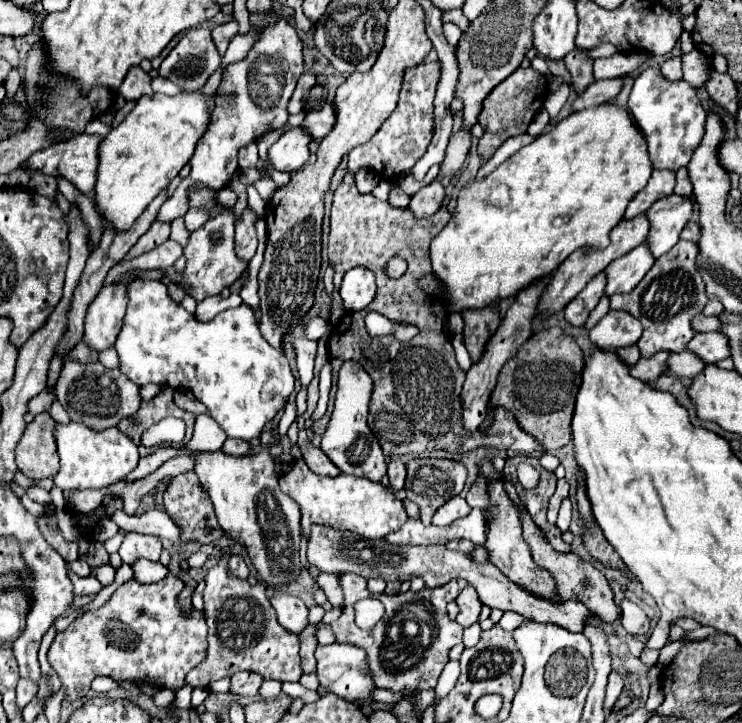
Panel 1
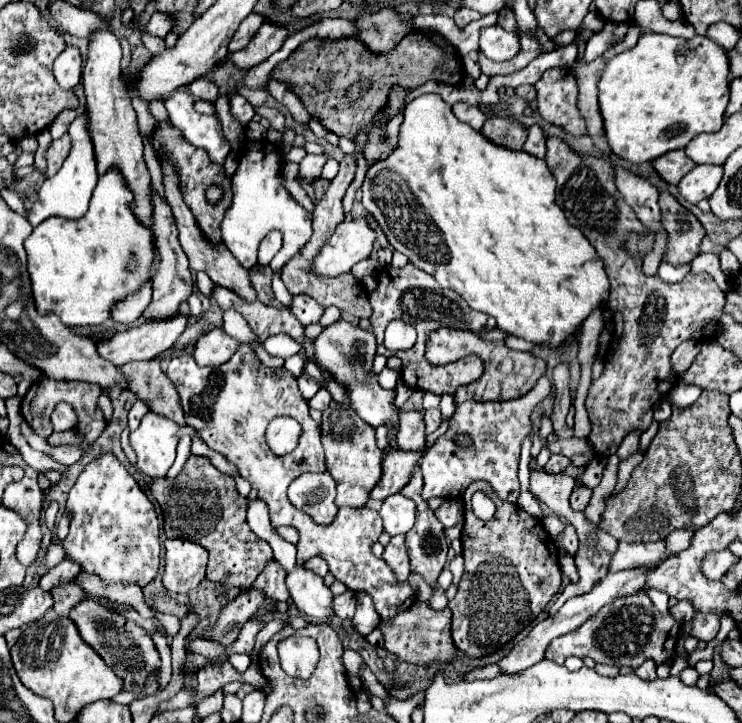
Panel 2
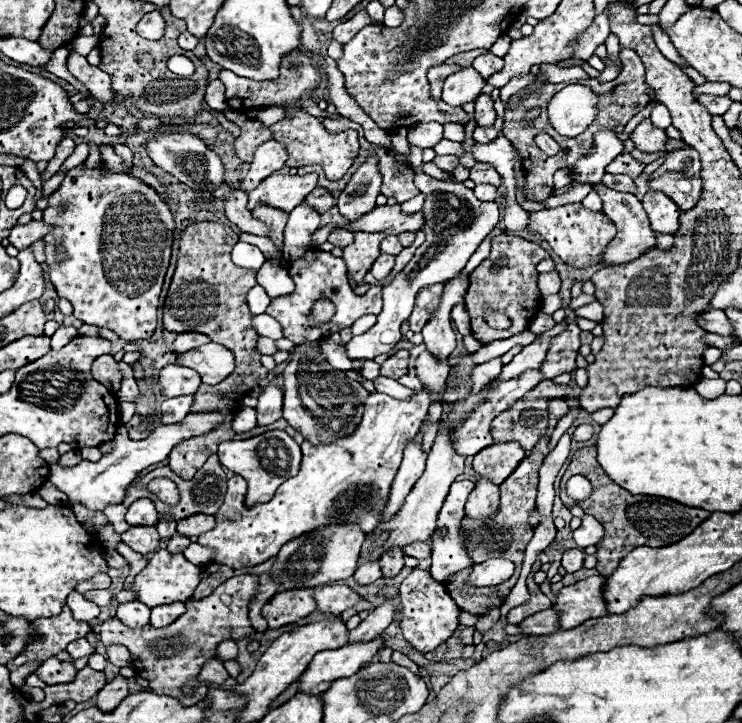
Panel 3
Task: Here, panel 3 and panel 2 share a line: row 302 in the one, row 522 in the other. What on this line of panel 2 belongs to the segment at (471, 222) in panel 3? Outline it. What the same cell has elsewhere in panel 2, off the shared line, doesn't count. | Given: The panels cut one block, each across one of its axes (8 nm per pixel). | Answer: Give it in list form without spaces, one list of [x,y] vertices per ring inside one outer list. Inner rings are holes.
[[[392,494],[384,500],[380,508],[380,518],[384,520],[384,532],[390,536],[406,534],[414,526],[416,504],[402,494]]]

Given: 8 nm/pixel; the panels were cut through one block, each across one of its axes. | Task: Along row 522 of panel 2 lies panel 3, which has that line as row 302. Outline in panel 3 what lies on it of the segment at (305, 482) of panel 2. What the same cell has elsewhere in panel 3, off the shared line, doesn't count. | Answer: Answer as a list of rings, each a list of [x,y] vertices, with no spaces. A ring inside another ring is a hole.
[[[320,300],[314,304],[314,310],[310,314],[316,322],[328,322],[334,316],[334,306],[328,300]]]

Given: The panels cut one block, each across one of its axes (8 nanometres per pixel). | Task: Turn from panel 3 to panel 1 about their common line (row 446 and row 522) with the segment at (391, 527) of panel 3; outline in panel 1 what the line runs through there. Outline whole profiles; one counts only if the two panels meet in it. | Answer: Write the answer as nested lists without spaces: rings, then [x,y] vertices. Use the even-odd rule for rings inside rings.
[[[456,496],[456,498],[448,500],[440,510],[436,510],[436,514],[432,518],[432,524],[434,526],[448,526],[458,518],[468,516],[468,512],[470,512],[468,502],[462,496]]]

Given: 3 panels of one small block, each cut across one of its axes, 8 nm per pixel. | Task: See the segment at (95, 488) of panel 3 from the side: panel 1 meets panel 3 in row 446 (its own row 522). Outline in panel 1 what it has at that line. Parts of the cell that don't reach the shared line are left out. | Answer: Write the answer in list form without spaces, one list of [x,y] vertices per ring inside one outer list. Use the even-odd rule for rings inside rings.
[[[116,510],[110,520],[118,524],[122,532],[138,532],[138,534],[152,534],[160,540],[174,540],[180,542],[180,528],[172,522],[172,518],[162,510],[148,510],[142,514],[126,514],[124,510]]]

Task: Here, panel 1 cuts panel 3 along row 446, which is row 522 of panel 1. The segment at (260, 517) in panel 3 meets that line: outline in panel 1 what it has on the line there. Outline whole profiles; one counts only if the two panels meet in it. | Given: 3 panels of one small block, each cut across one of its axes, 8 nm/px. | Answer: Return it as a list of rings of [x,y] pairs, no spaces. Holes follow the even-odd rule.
[[[300,458],[292,462],[292,468],[280,474],[280,490],[294,498],[302,508],[302,534],[308,540],[312,524],[324,524],[336,530],[348,530],[366,540],[380,540],[390,532],[396,532],[406,520],[408,514],[404,504],[394,498],[392,488],[384,488],[382,484],[374,484],[366,478],[356,478],[348,474],[338,474],[336,478],[326,478],[314,474],[306,462]]]

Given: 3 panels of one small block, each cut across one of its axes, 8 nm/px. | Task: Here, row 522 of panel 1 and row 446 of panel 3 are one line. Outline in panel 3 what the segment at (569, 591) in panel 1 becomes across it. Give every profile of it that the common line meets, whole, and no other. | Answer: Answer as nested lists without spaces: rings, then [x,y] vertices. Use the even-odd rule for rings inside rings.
[[[552,380],[540,382],[522,400],[516,400],[516,404],[512,404],[510,410],[500,412],[500,416],[496,416],[492,420],[494,442],[520,442],[520,446],[524,450],[532,450],[540,442],[540,436],[544,436],[544,432],[548,428],[548,400],[554,400],[554,398],[562,398],[562,400],[572,398],[572,388],[566,384],[564,386],[554,384]]]

